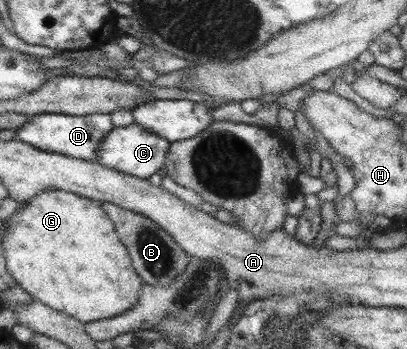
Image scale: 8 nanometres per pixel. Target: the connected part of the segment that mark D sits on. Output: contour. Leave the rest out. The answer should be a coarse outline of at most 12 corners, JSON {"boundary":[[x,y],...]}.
{"boundary":[[39,113],[16,140],[94,160],[109,113]]}

